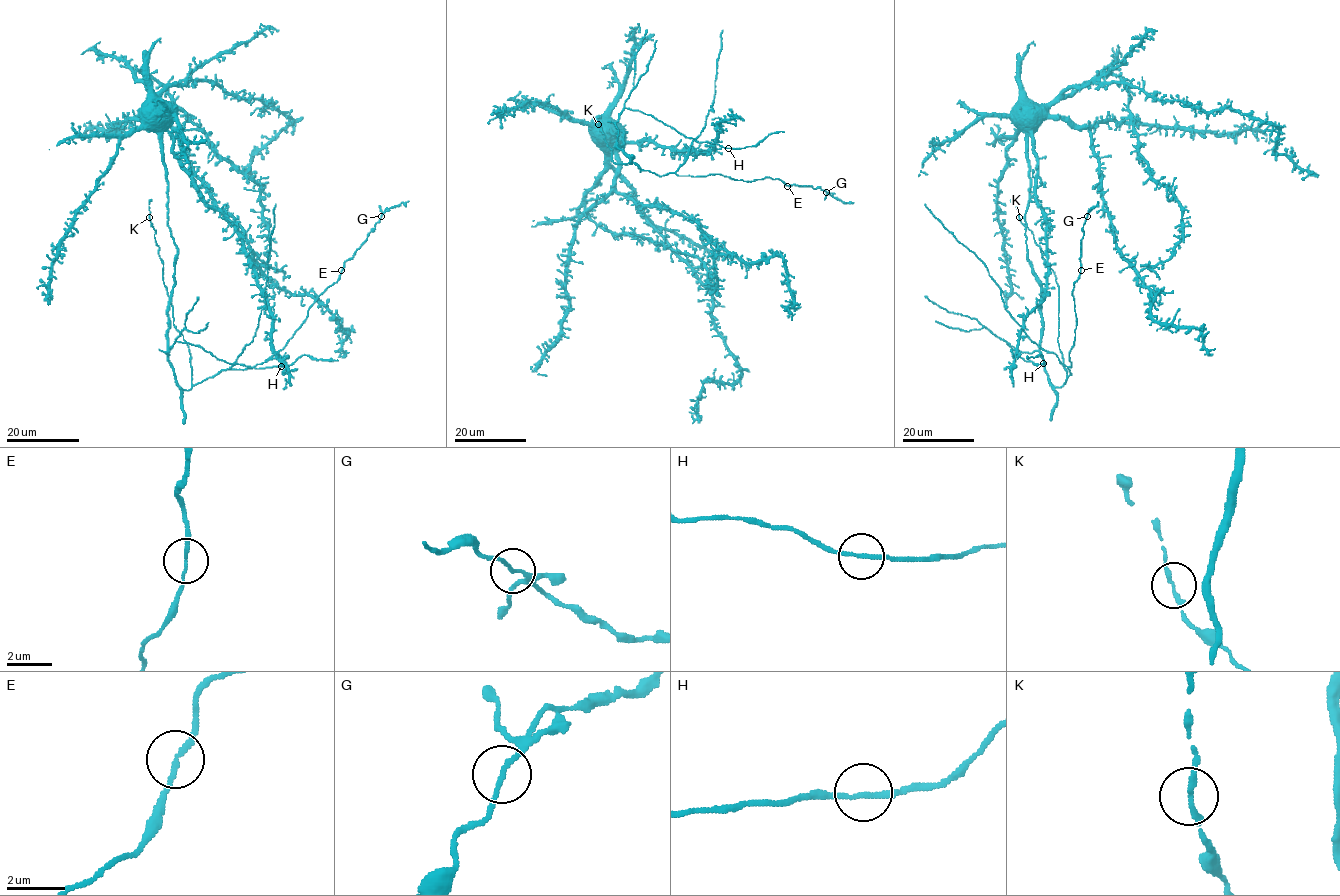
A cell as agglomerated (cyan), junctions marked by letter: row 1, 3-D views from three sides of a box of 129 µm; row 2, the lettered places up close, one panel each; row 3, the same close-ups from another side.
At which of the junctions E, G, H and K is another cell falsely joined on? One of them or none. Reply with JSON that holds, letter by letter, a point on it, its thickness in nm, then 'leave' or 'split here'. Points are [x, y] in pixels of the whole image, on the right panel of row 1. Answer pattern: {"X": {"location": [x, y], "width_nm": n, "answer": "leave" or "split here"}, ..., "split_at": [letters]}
{"E": {"location": [1081, 270], "width_nm": 140, "answer": "leave"}, "G": {"location": [1087, 216], "width_nm": 140, "answer": "leave"}, "H": {"location": [1043, 363], "width_nm": 170, "answer": "leave"}, "K": {"location": [1019, 217], "width_nm": 170, "answer": "leave"}, "split_at": []}

